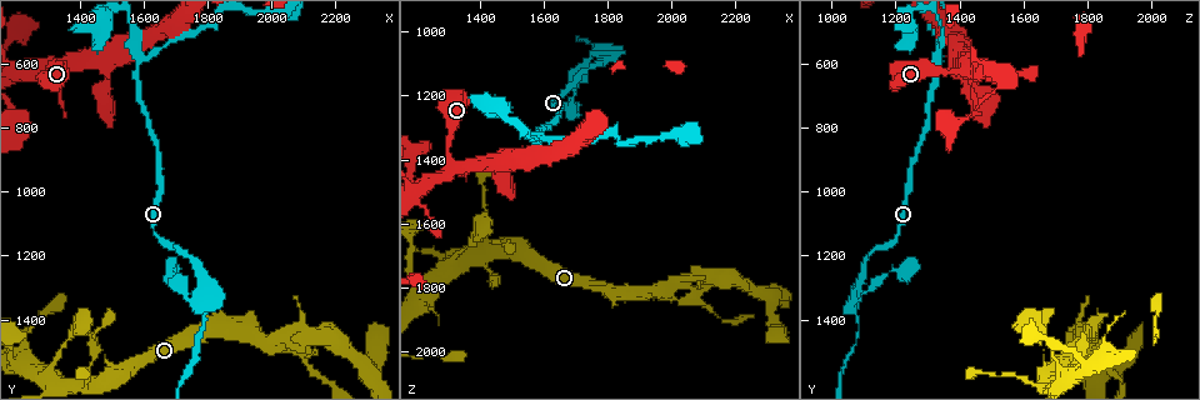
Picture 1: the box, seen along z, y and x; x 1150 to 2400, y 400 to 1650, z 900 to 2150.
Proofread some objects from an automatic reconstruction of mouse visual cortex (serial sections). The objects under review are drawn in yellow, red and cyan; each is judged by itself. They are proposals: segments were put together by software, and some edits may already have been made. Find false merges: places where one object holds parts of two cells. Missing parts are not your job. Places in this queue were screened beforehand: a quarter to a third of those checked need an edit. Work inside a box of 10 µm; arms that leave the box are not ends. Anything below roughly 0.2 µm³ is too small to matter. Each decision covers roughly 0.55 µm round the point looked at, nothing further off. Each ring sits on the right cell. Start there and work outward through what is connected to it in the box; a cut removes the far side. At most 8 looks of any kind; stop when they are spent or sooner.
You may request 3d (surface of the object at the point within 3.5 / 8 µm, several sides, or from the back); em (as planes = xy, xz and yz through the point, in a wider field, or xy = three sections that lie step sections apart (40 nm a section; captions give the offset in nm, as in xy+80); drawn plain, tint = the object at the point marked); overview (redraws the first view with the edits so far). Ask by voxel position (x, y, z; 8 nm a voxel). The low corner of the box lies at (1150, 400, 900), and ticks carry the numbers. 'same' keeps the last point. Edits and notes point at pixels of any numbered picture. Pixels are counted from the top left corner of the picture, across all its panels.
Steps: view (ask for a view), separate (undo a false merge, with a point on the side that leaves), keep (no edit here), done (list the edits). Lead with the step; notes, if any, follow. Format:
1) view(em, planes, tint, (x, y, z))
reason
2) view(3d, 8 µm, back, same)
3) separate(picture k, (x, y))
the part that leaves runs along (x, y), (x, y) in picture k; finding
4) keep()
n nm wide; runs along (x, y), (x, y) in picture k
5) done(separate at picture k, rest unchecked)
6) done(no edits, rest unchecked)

view(3d, 3.5 µm, back, (1580, 590, 1340))
two arms in line, one across

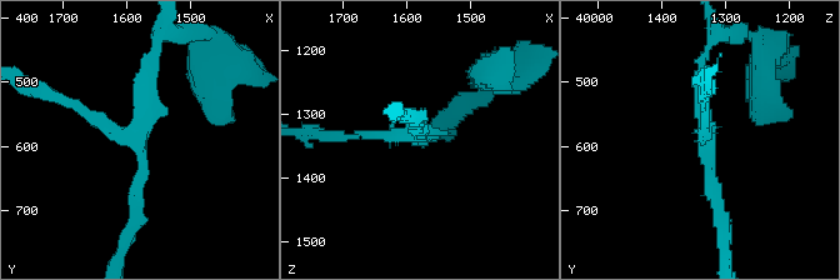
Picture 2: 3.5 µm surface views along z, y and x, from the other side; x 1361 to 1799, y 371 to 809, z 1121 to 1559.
keep()
runs along (720, 220), (698, 96), (704, 58) in picture 2; one cell here

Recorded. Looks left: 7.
view(3d, 3.5 µm, back, (1780, 1420, 1080))
a narrow waist

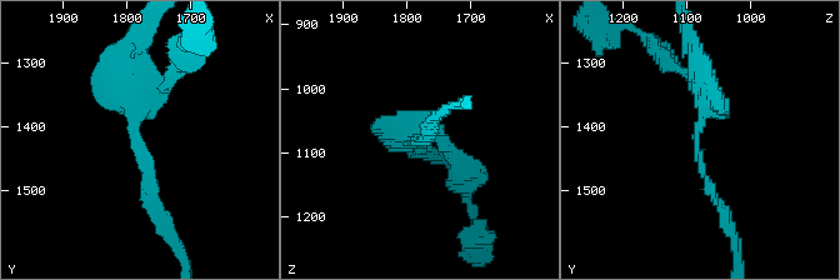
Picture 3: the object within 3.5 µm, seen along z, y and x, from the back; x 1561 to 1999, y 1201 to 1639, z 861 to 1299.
view(em, xy, step 2, tint, (1780, 1430, 1085))
arms of 150, 350 nm

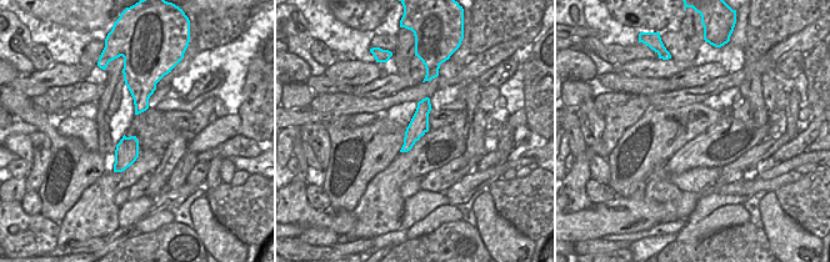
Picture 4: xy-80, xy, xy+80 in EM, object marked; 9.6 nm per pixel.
view(em, xy, step 3, tint, same)

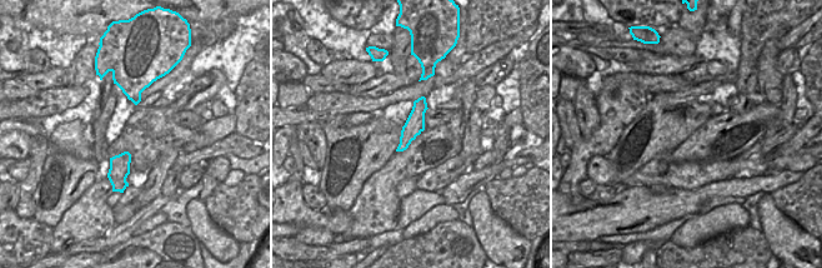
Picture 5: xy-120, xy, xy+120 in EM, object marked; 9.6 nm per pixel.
keep()
runs along (422, 100), (415, 125), (401, 147) in picture 5; continuous, no second cell

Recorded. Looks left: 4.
view(3d, 8 µm, (1980, 1480, 1800))
two arms in line, one across

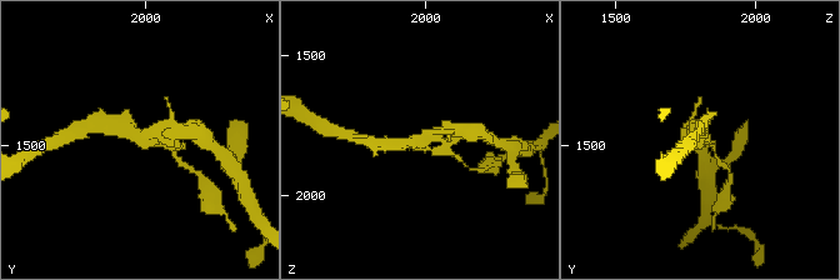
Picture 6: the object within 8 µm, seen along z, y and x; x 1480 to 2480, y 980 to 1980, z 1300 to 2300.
view(em, xy, step 3, tint, same)
3 arms; arms of 200, 300, 400 nm; shape alone is not enough

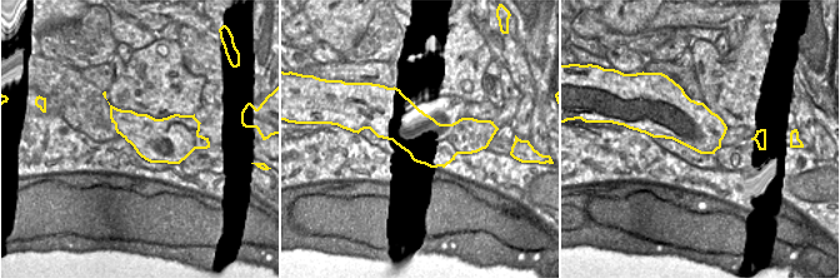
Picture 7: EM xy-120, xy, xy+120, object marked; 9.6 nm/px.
keep()
runs along (386, 143), (413, 143), (454, 129) in picture 6; all the same cell

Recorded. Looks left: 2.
done(no edits, rest unchecked)

